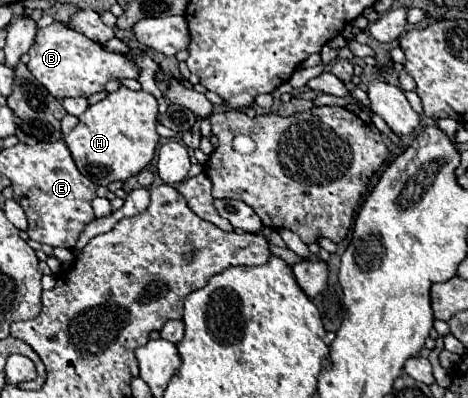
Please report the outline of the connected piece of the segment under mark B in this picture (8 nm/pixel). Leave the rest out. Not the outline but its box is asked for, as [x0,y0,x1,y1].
[29,21,139,97]

